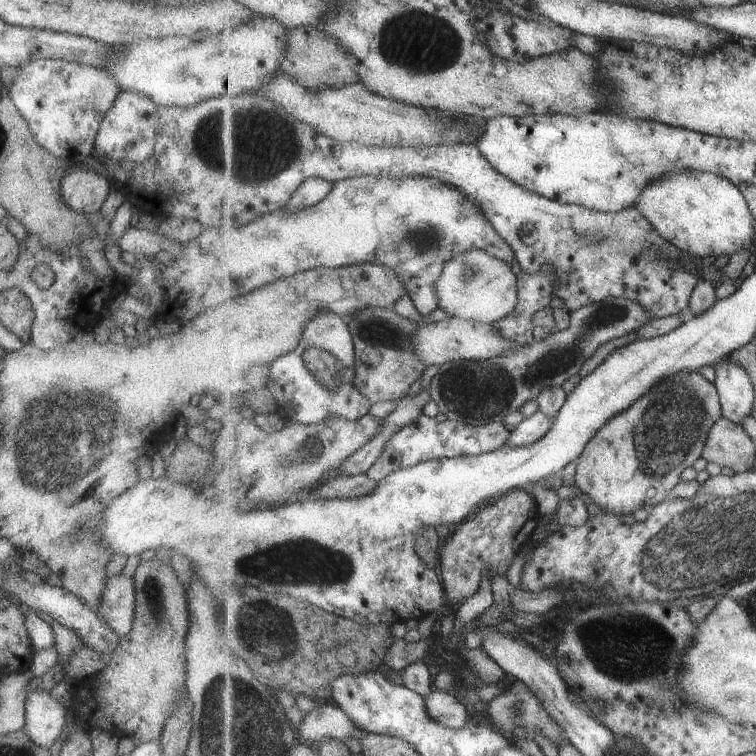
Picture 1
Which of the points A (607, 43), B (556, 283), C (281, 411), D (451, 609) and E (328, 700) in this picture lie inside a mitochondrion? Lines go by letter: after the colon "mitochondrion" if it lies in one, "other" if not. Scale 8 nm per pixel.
A: other
B: other
C: other
D: other
E: other

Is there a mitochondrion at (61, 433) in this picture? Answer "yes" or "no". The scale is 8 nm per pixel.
yes

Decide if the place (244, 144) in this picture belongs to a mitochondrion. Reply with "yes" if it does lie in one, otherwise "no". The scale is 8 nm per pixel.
yes

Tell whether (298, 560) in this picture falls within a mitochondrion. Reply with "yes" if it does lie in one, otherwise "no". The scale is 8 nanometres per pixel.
yes

